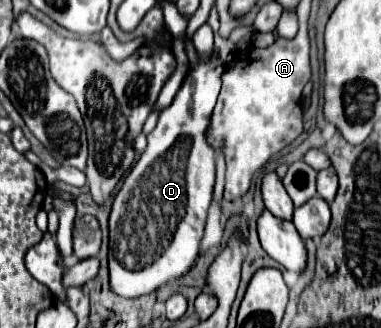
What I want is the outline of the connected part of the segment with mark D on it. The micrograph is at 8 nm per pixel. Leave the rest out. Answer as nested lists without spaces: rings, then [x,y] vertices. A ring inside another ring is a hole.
[[[207,23],[193,33],[193,43],[201,61],[191,67],[173,103],[163,109],[157,127],[147,135],[147,149],[115,195],[109,219],[109,275],[111,289],[121,297],[139,297],[155,291],[169,279],[181,277],[199,255],[199,243],[215,185],[215,151],[207,143],[205,131],[221,89],[219,79],[223,73],[223,61],[211,57],[213,37],[213,29]]]

